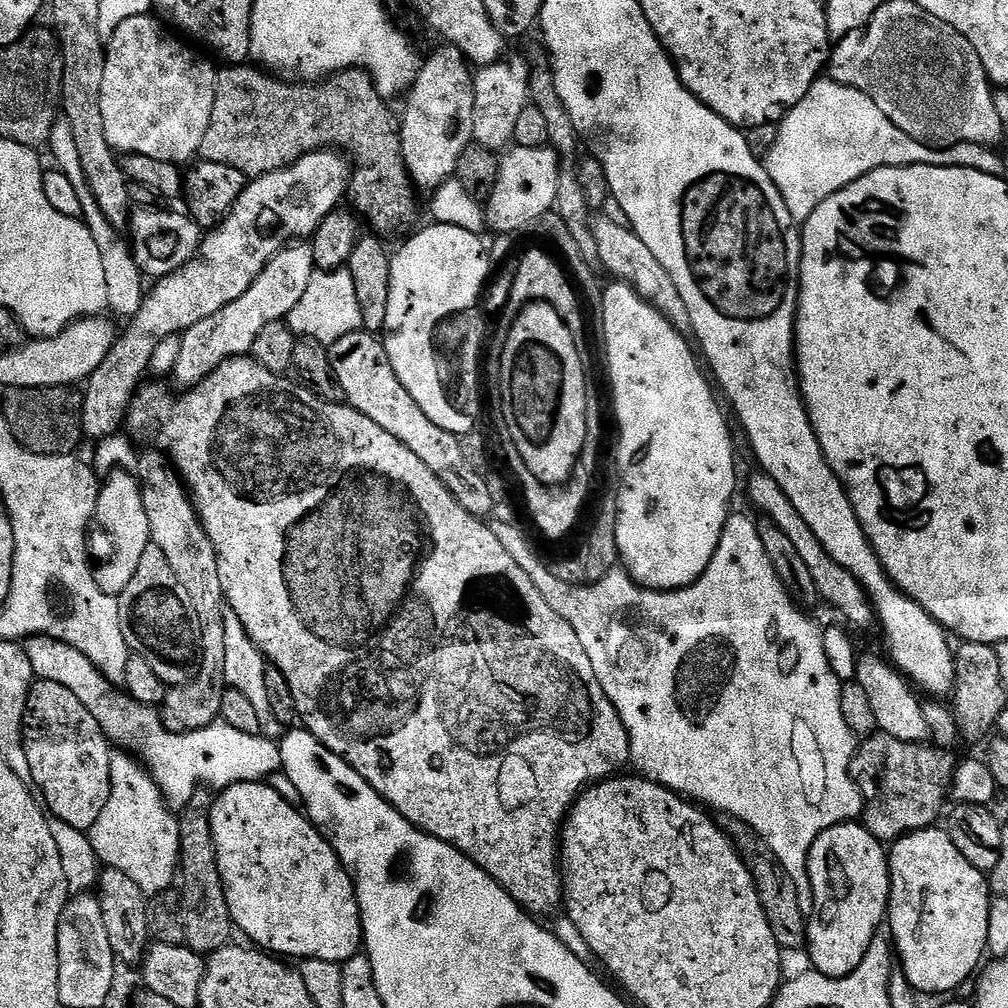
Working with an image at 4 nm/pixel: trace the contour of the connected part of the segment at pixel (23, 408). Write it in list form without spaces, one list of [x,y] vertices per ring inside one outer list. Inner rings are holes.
[[[10,388],[3,393],[3,423],[28,452],[39,456],[71,456],[80,440],[85,439],[82,426],[83,391],[66,388]]]

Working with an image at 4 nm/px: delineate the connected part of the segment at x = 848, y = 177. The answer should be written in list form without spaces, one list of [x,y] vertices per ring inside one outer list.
[[[821,78],[810,86],[806,98],[798,102],[788,112],[788,115],[778,124],[778,142],[774,142],[774,150],[766,158],[766,167],[774,186],[782,194],[782,202],[786,202],[786,210],[797,220],[803,222],[826,202],[838,190],[850,186],[858,178],[870,174],[879,168],[901,168],[907,164],[933,164],[939,168],[969,168],[982,170],[982,174],[991,176],[1004,176],[1004,164],[1000,156],[991,147],[983,144],[962,144],[959,148],[927,148],[918,143],[910,134],[898,130],[878,106],[862,90],[853,88],[851,84],[839,84],[831,78]]]

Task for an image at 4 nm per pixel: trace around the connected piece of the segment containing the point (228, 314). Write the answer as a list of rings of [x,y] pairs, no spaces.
[[[307,243],[289,246],[270,261],[254,286],[250,286],[250,290],[242,294],[242,298],[230,302],[230,306],[218,310],[218,314],[202,318],[198,326],[183,333],[178,340],[180,353],[176,356],[176,380],[181,384],[181,389],[187,390],[201,384],[211,372],[222,366],[222,362],[230,358],[249,355],[258,333],[270,326],[270,322],[284,320],[288,312],[298,306],[302,294],[306,294],[306,286],[310,286],[315,268],[312,250]]]

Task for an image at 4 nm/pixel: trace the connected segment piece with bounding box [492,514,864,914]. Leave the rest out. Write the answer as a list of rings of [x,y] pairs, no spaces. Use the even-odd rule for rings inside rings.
[[[729,515],[726,526],[722,530],[722,538],[718,542],[718,550],[710,566],[706,566],[706,570],[689,588],[679,588],[677,592],[653,592],[651,588],[642,588],[620,566],[612,568],[610,574],[606,574],[606,578],[598,582],[572,587],[556,578],[551,567],[540,561],[539,554],[532,549],[531,542],[524,537],[519,523],[512,524],[509,528],[504,528],[505,522],[495,519],[492,523],[496,526],[494,538],[498,538],[498,542],[504,540],[503,544],[508,544],[506,554],[516,552],[514,562],[520,560],[518,566],[524,564],[522,570],[530,574],[530,582],[538,586],[542,598],[546,598],[546,602],[550,602],[552,609],[562,618],[566,618],[570,626],[574,626],[574,634],[578,634],[578,642],[582,642],[586,655],[590,658],[590,666],[594,666],[594,674],[606,698],[610,698],[610,702],[616,707],[626,726],[632,747],[630,760],[633,765],[636,763],[635,771],[641,777],[651,780],[654,784],[661,784],[662,787],[697,805],[707,806],[709,809],[717,808],[718,811],[725,812],[723,814],[725,817],[749,824],[764,839],[766,846],[770,846],[770,850],[784,868],[784,875],[794,878],[794,887],[798,890],[798,902],[804,913],[810,914],[814,910],[814,890],[808,881],[808,855],[814,842],[826,830],[839,824],[859,821],[864,814],[864,797],[854,779],[853,772],[858,740],[853,736],[850,726],[846,726],[846,718],[842,718],[842,694],[840,693],[842,680],[834,674],[826,658],[824,632],[808,617],[811,615],[797,605],[784,583],[778,578],[770,558],[766,558],[766,546],[762,546],[762,538],[756,529],[757,521],[751,520],[748,516]]]

